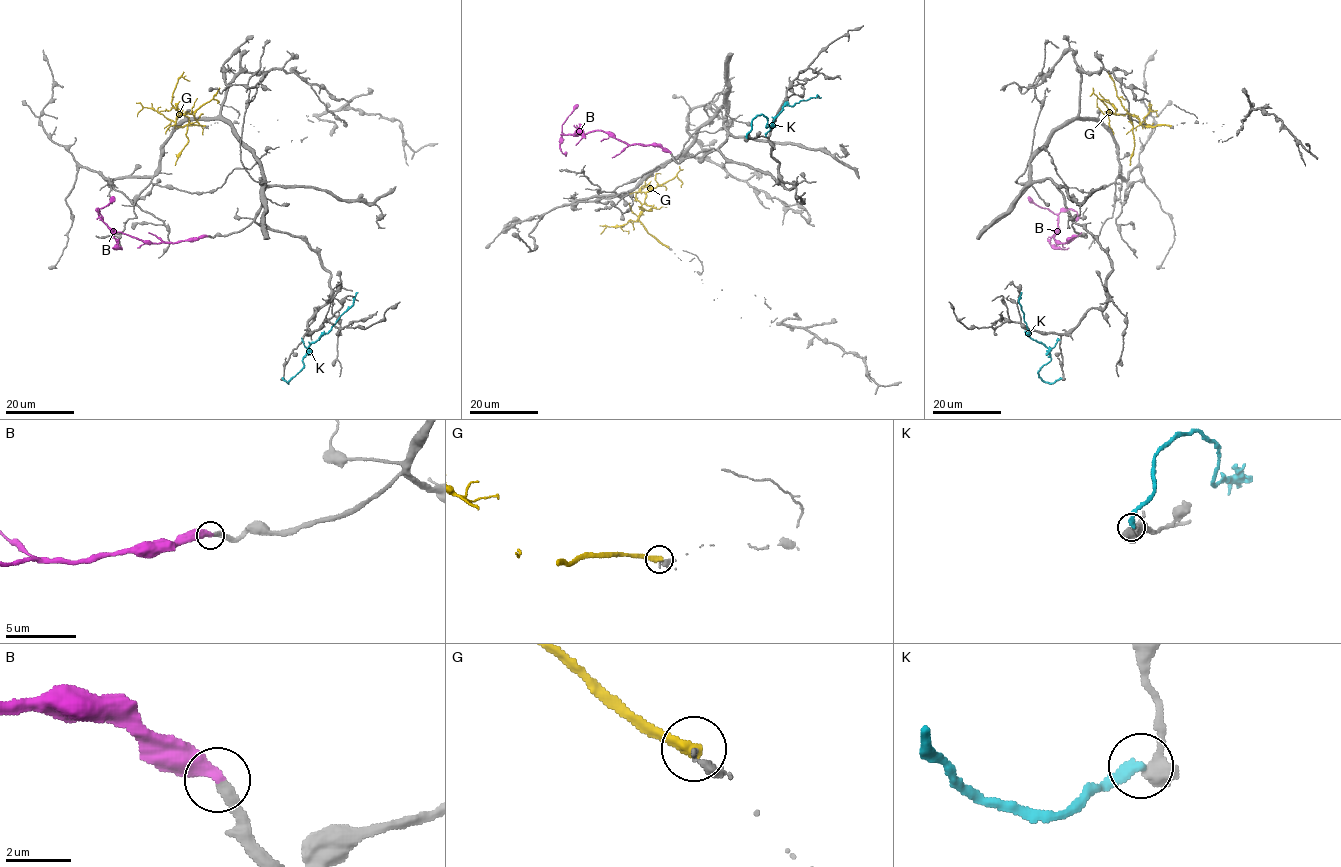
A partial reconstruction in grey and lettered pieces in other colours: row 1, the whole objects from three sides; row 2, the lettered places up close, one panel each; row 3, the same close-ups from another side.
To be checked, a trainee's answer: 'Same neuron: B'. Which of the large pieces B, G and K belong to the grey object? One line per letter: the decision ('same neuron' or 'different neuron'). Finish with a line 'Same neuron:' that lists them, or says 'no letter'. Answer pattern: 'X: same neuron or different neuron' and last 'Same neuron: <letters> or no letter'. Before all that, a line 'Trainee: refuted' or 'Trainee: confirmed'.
Trainee: confirmed
B: same neuron
G: different neuron
K: different neuron
Same neuron: B

